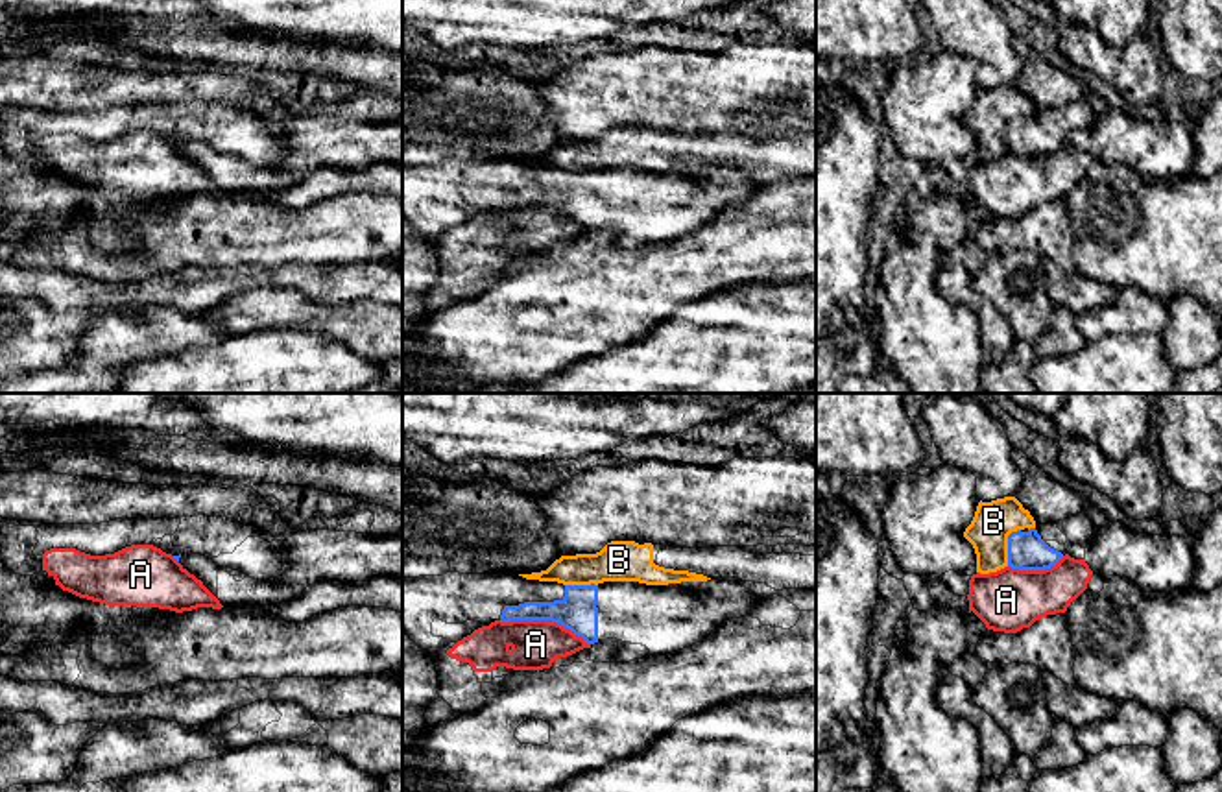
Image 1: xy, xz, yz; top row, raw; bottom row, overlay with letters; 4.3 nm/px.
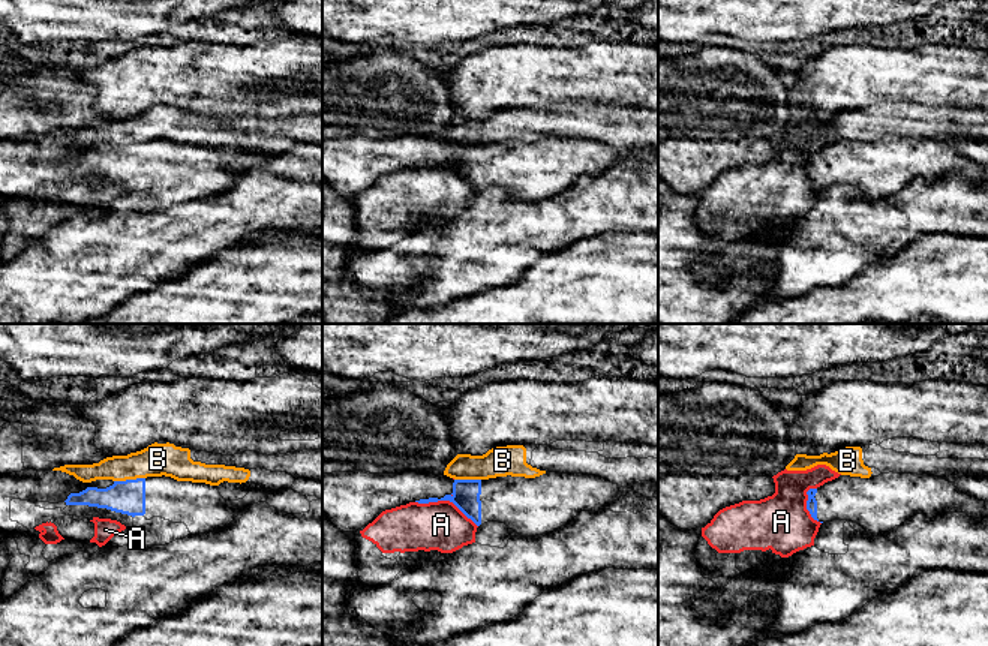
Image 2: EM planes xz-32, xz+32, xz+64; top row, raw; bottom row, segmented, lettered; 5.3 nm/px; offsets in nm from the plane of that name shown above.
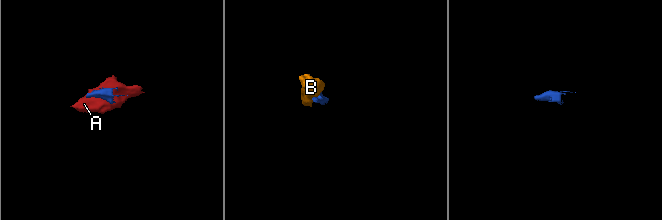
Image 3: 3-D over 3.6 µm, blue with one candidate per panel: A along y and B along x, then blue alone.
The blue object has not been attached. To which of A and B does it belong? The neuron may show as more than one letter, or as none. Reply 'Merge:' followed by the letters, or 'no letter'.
Merge: no letter

